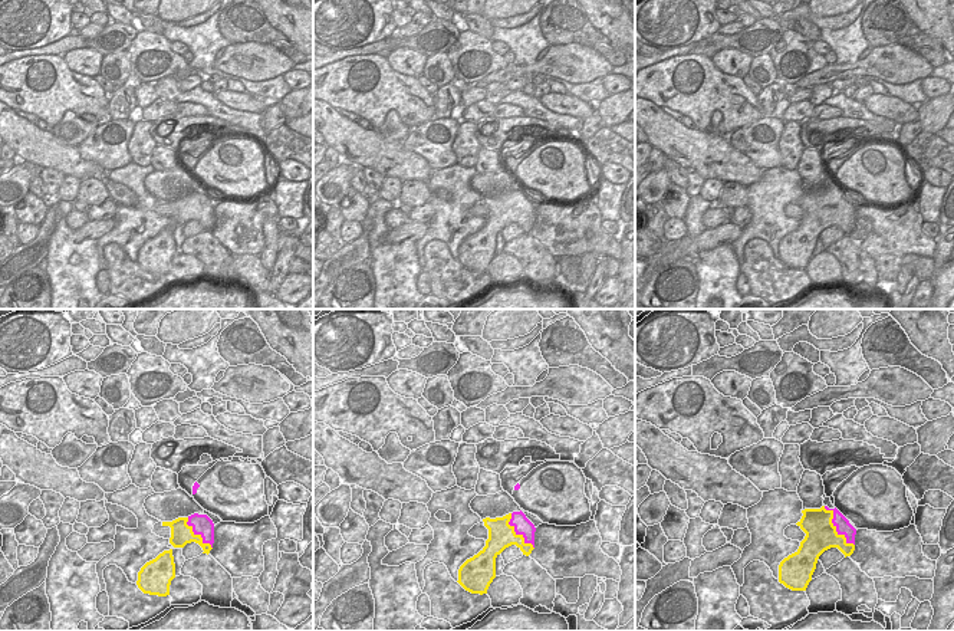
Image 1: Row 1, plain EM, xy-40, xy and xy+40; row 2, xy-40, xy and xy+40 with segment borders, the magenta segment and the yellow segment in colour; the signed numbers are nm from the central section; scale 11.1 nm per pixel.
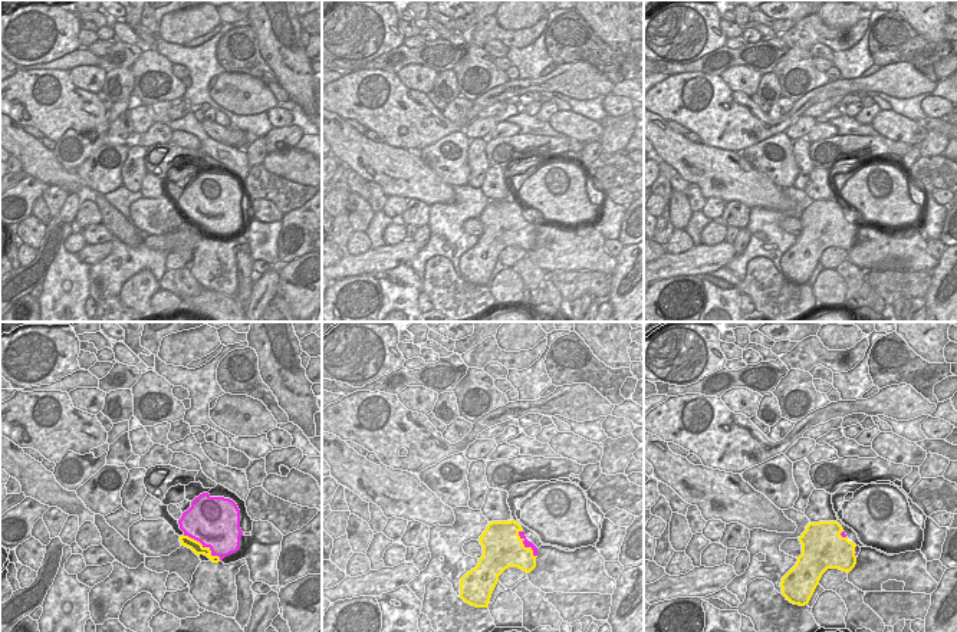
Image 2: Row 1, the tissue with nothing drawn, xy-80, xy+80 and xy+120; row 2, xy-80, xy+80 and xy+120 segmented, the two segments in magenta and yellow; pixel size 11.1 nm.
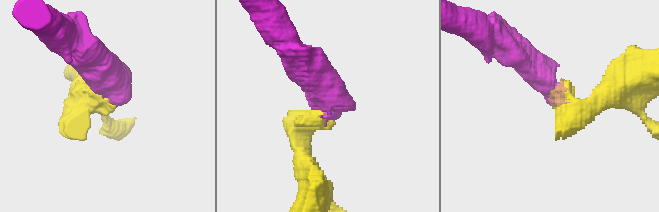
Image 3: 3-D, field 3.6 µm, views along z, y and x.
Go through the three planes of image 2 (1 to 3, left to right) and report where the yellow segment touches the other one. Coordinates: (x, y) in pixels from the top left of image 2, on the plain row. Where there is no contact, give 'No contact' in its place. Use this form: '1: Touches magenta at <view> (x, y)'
1: Touches magenta at xy-80 (203, 223)
2: Touches magenta at xy+80 (525, 223)
3: Touches magenta at xy+120 (841, 213)

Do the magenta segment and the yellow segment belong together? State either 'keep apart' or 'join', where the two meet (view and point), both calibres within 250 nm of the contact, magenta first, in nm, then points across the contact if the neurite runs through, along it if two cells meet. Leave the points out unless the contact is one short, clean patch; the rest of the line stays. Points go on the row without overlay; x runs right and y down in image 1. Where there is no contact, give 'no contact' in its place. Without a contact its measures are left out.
keep apart; contact xy+40 (834, 203); calibres 160 and 360 nm

